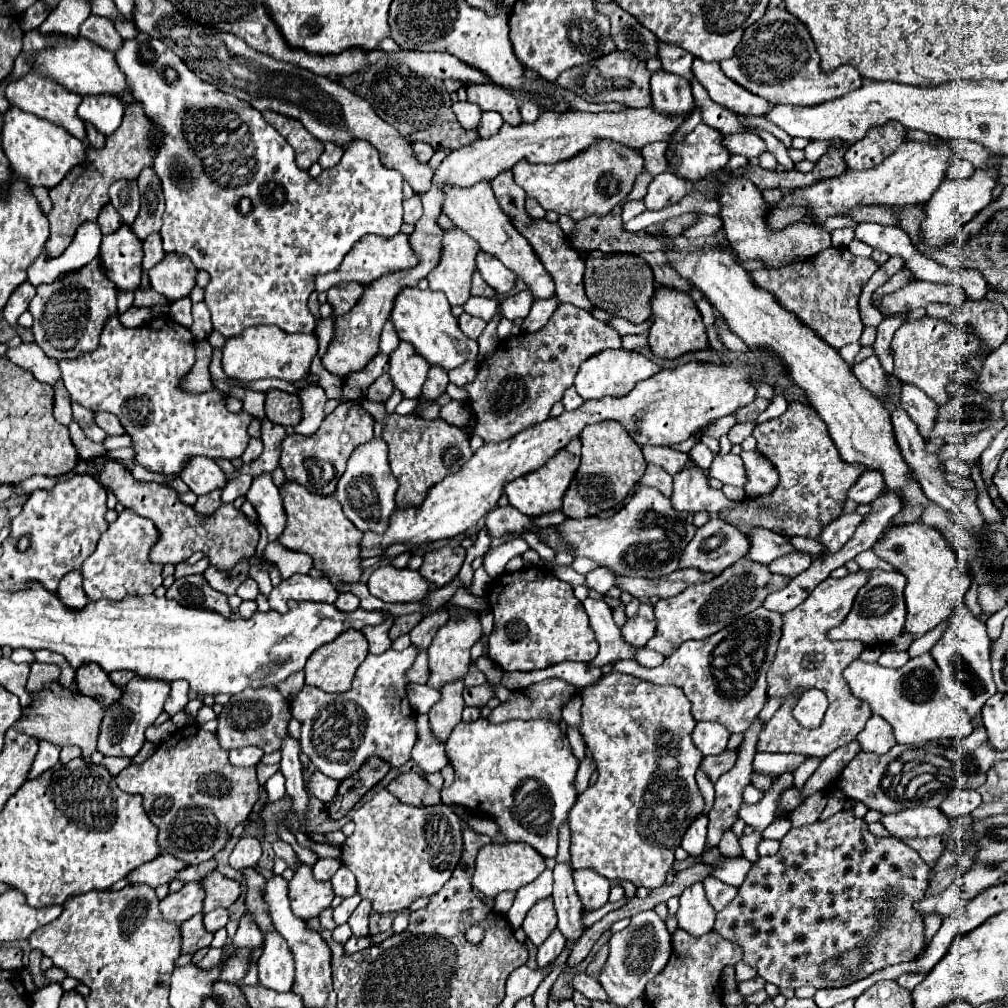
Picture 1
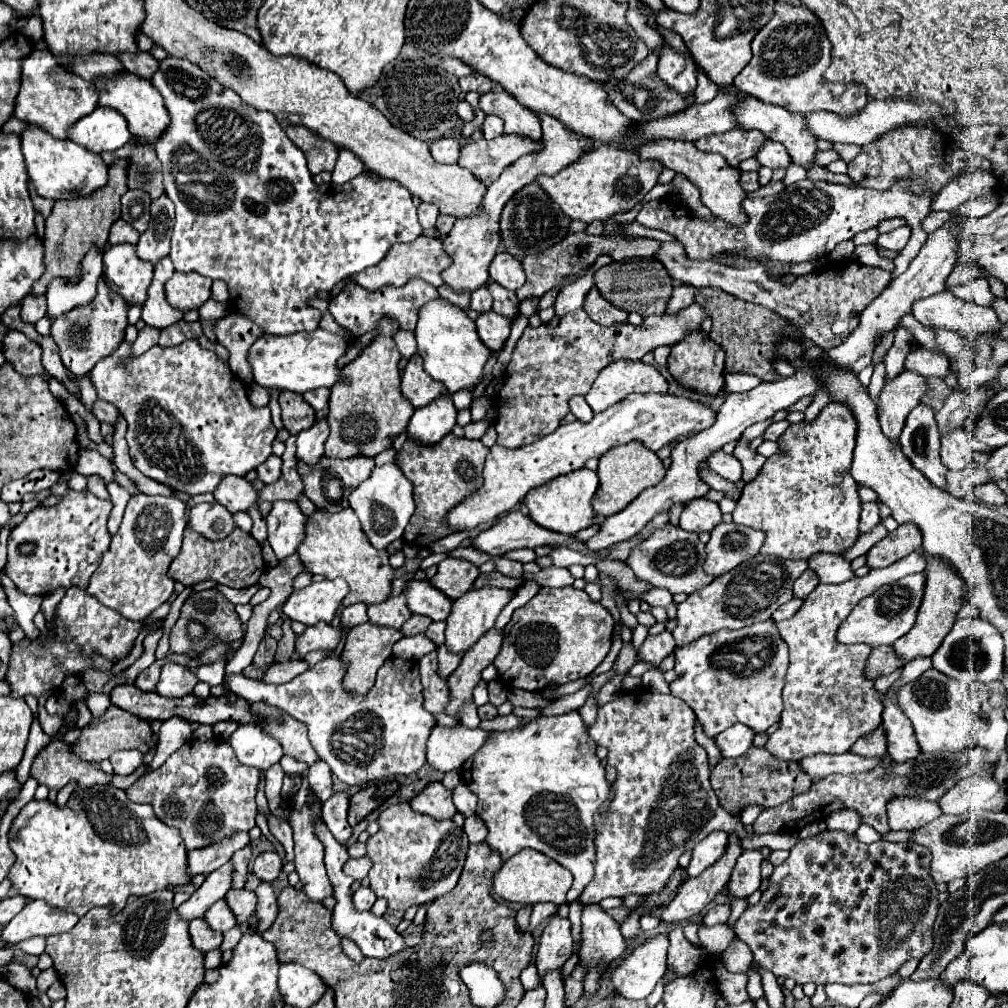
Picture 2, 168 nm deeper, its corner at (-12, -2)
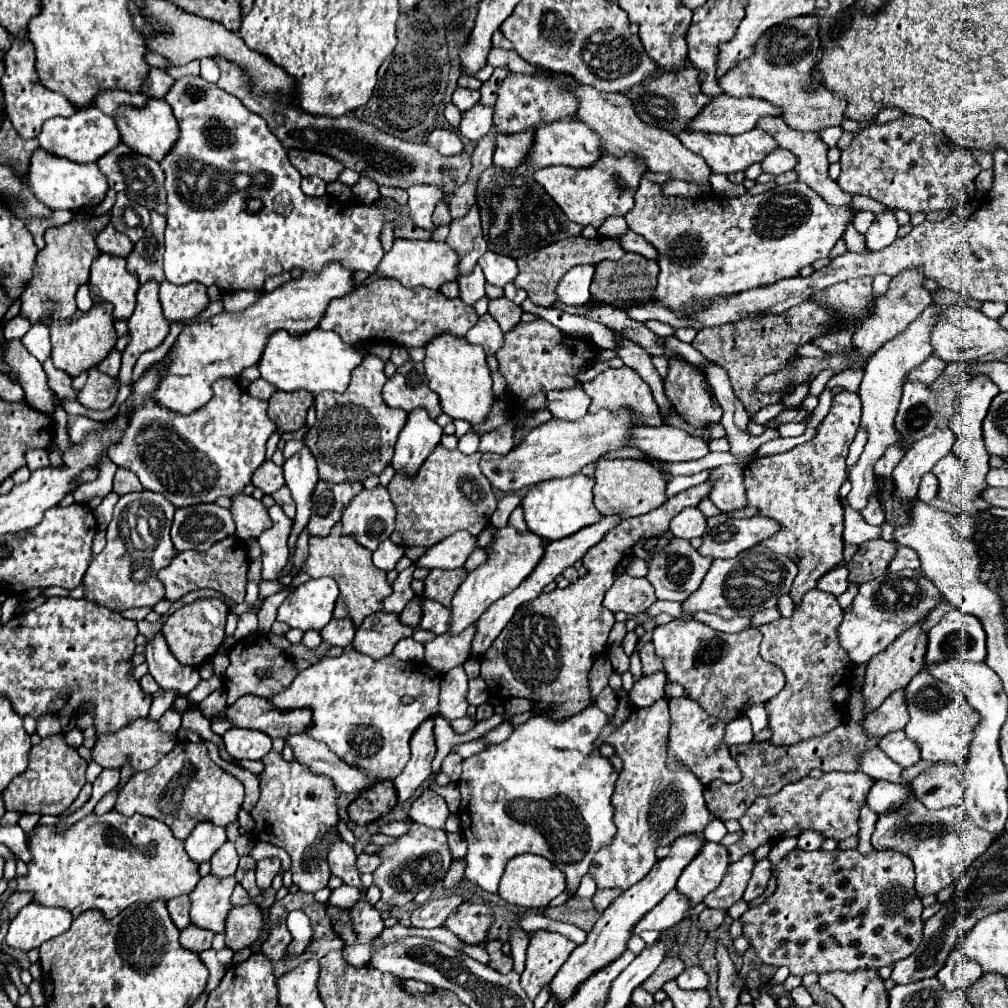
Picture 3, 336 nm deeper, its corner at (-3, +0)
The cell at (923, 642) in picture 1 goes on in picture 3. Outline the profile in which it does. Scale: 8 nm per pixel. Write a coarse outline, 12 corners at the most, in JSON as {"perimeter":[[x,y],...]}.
{"perimeter":[[893,731],[879,745],[893,761],[911,767],[921,761],[919,745],[905,731]]}

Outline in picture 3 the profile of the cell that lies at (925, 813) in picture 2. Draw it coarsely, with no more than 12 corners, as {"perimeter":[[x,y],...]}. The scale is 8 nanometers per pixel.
{"perimeter":[[875,781],[867,803],[877,815],[909,799],[905,785]]}

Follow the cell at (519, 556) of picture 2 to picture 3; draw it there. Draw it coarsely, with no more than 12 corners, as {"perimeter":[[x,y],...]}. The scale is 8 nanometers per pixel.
{"perimeter":[[522,506],[510,515],[508,526],[527,531]]}

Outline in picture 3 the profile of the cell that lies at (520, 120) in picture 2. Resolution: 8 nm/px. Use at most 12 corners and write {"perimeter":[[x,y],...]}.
{"perimeter":[[535,133],[497,135],[495,167],[525,163]]}

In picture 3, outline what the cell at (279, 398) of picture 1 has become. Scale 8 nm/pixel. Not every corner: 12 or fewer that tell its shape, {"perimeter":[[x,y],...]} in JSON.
{"perimeter":[[277,391],[269,419],[281,433],[305,427],[313,395]]}

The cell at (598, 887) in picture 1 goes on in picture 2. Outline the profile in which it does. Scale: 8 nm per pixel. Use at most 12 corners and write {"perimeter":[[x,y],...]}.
{"perimeter":[[598,903],[584,905],[580,959],[588,969],[584,991],[624,955],[620,925]]}

